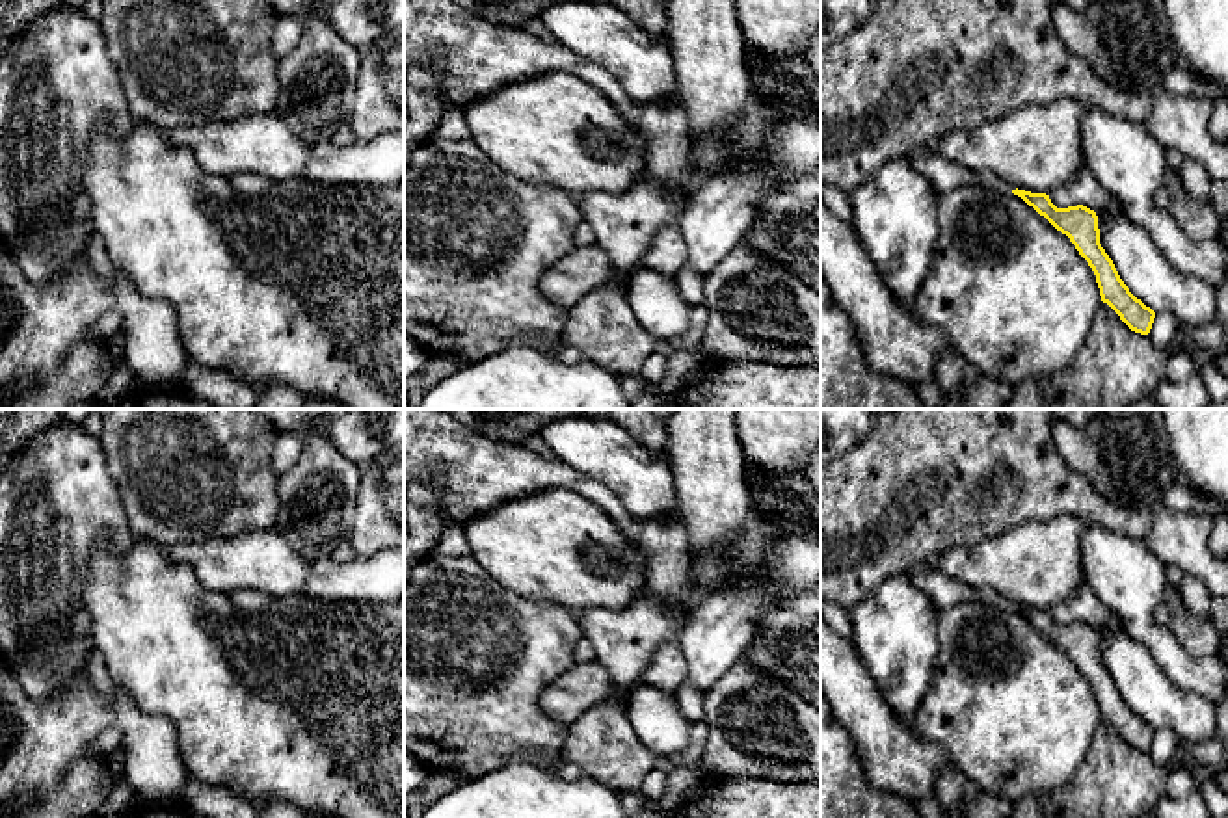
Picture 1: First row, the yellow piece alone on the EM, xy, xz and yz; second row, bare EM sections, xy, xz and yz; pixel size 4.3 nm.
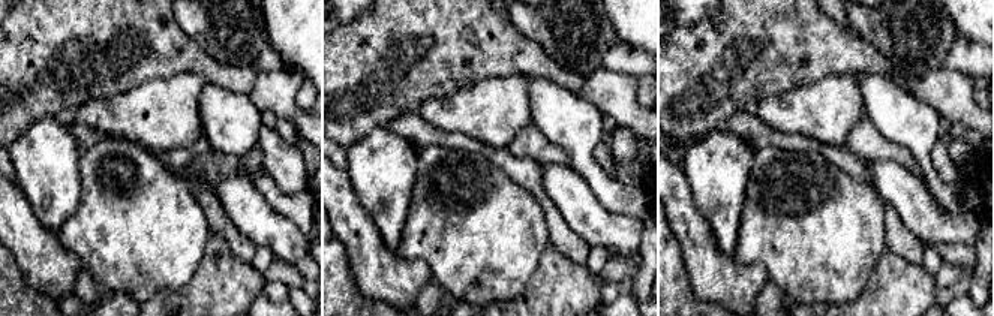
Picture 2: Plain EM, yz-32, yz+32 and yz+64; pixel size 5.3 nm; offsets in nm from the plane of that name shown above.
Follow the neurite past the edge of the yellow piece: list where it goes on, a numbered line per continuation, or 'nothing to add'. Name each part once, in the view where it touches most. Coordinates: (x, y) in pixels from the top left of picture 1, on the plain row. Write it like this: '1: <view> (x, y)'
1: yz (944, 592)

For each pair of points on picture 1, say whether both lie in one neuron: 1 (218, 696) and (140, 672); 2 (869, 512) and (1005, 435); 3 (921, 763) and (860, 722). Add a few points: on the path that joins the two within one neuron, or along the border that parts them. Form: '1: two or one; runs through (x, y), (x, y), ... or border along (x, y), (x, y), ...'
1: one; runs through (200, 677), (194, 672), (159, 672)
2: one; runs through (905, 491), (955, 491), (975, 471)
3: one; runs through (907, 763), (875, 733)

